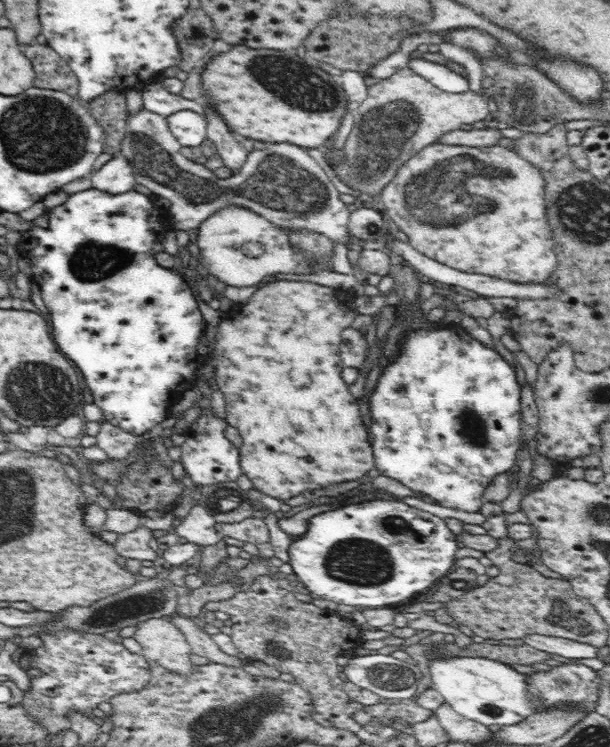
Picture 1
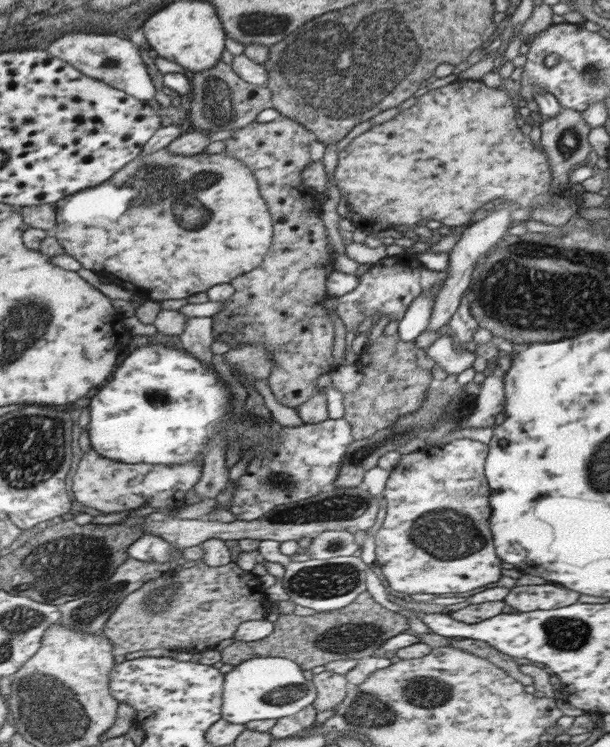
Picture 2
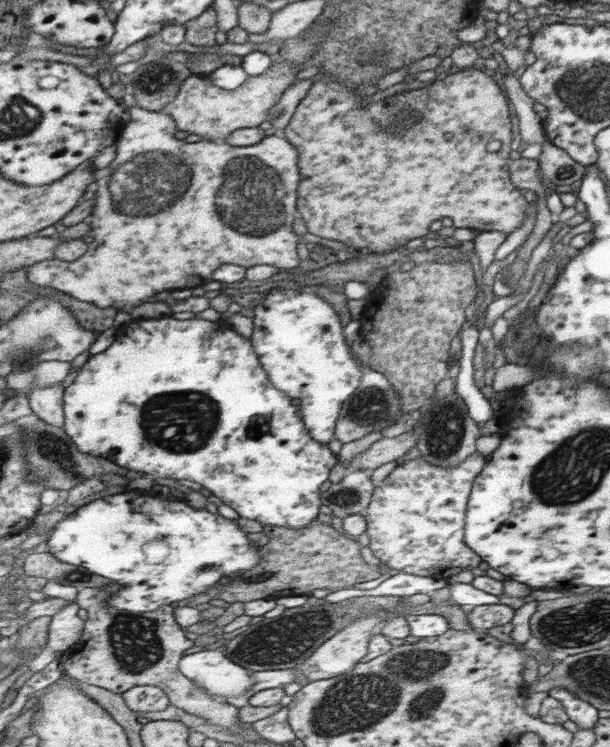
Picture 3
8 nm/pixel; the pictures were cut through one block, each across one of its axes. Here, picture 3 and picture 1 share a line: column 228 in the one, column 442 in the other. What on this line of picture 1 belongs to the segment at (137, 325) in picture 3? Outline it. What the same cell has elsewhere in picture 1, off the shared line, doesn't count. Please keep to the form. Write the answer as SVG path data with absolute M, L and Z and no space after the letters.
M422 327L410 332L400 343L399 355L385 368L371 392L370 432L378 472L402 482L414 492L430 496L440 506L478 512L493 477L510 472L516 463L522 439L521 389L514 367L498 351L468 335L442 327Z

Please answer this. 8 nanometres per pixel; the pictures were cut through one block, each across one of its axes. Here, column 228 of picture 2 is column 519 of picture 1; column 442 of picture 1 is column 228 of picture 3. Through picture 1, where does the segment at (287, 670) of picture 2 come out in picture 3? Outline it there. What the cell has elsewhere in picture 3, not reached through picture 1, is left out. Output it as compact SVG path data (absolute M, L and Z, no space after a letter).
M204 650L184 655L179 672L198 685L200 691L222 697L240 697L252 685L252 675L246 668L232 662L223 650Z

